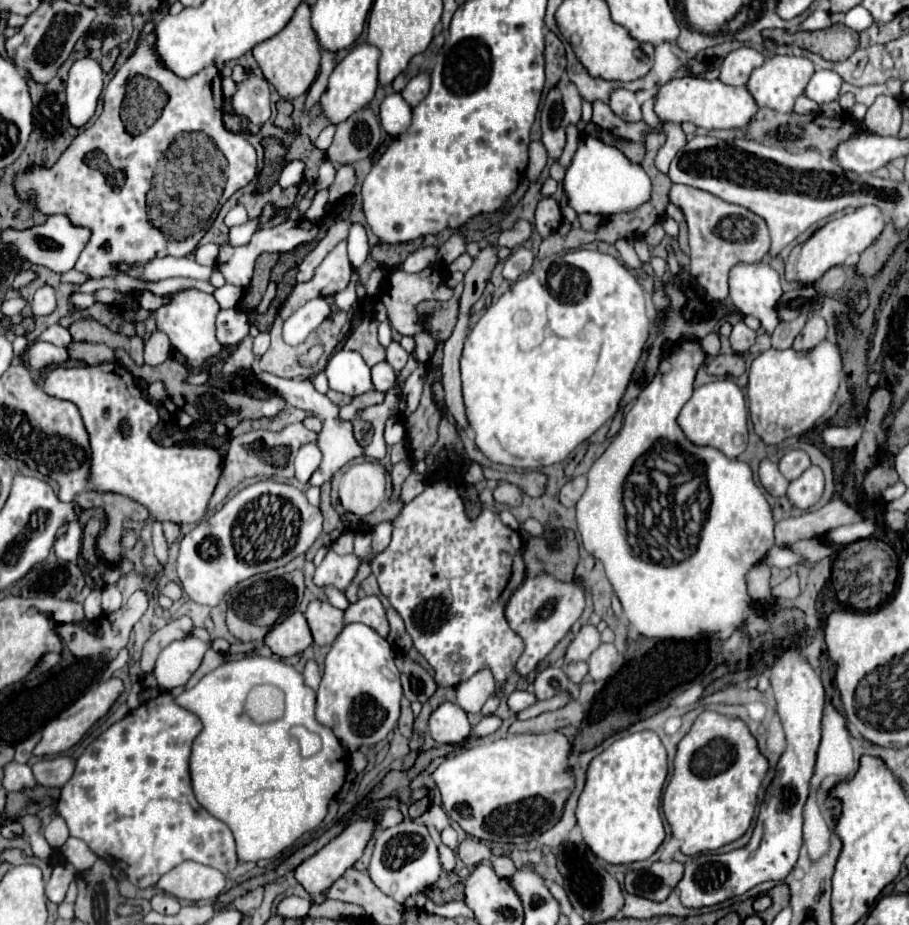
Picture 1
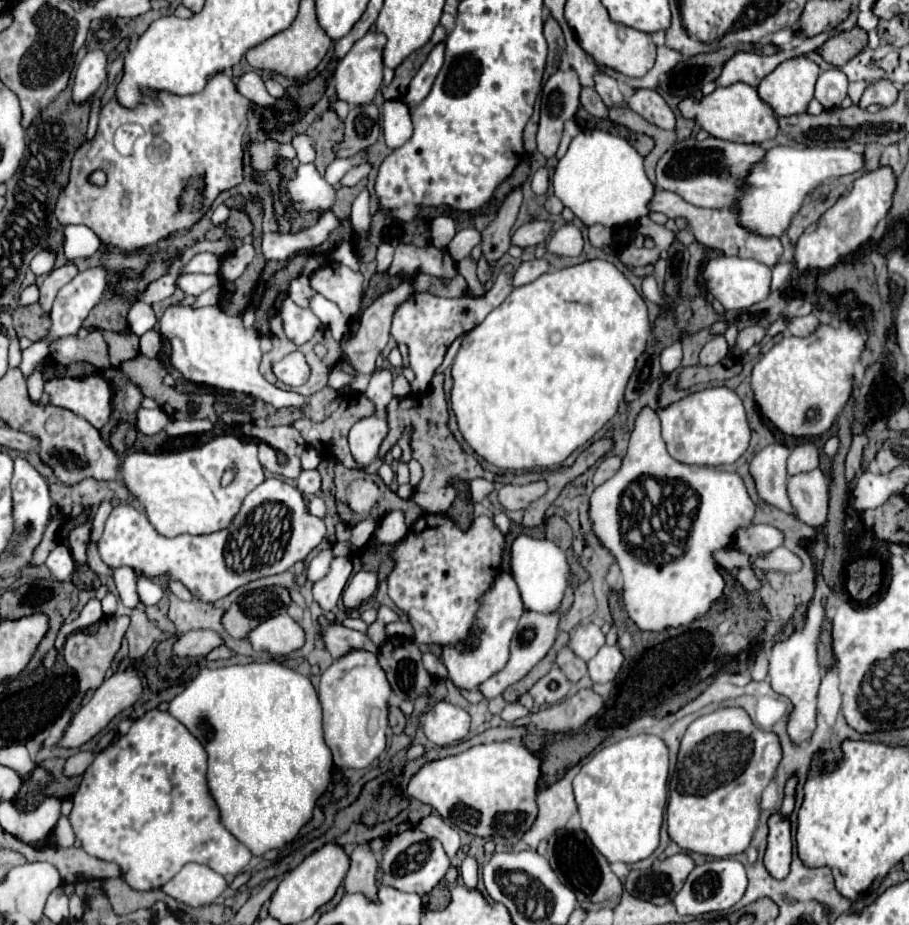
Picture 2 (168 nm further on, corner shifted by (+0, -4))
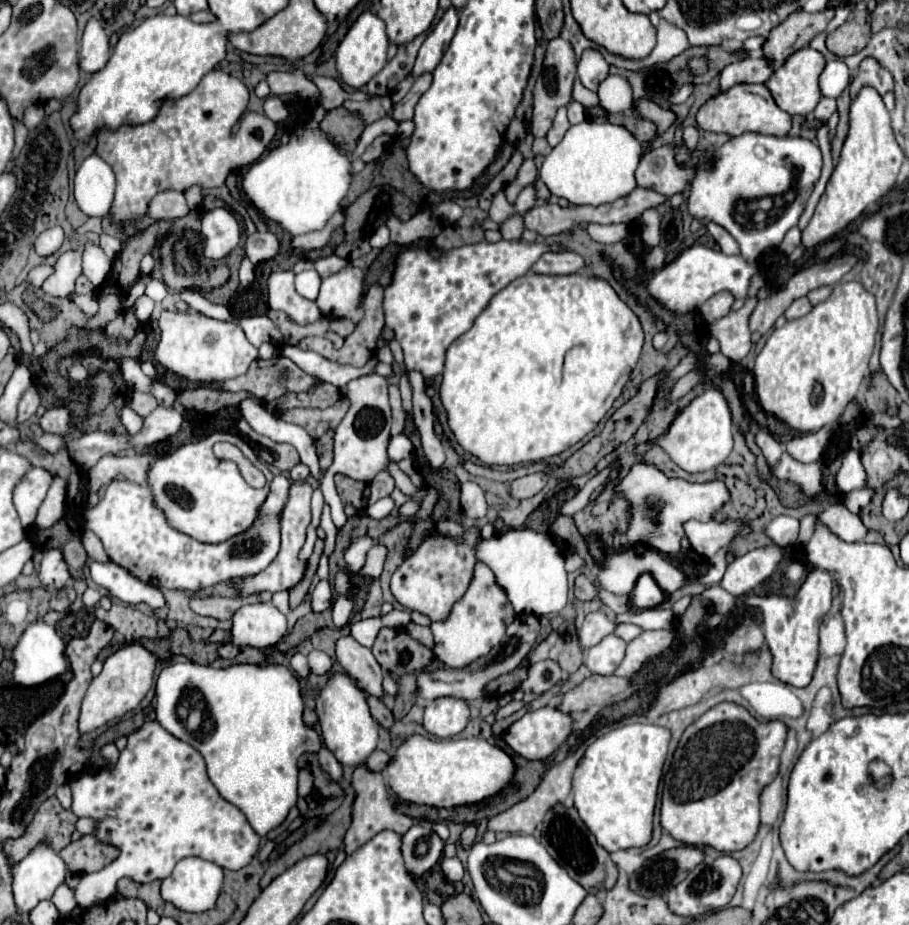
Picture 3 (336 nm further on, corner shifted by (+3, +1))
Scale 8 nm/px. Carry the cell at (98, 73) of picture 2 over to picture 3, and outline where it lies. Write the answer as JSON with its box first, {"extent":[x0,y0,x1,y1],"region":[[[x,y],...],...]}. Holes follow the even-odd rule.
{"extent":[79,18,109,74],"region":[[[91,18],[81,38],[79,68],[85,74],[95,74],[105,68],[107,60],[109,60],[109,38],[103,26],[95,18]]]}

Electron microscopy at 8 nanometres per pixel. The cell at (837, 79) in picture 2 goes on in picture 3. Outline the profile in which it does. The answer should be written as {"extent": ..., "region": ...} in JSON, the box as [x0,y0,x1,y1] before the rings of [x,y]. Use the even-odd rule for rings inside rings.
{"extent":[819,60,851,98],"region":[[[841,60],[827,62],[825,70],[819,76],[821,94],[829,96],[829,98],[837,98],[849,86],[849,82],[851,82],[851,72],[845,66],[845,62],[841,62]]]}

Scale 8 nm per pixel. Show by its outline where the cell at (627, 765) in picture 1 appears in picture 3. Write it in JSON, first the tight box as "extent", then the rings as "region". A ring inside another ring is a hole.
{"extent":[573,726,669,852],"region":[[[621,726],[597,738],[577,764],[573,774],[575,808],[589,832],[607,852],[643,848],[651,842],[657,788],[669,738],[669,730],[661,726]]]}

